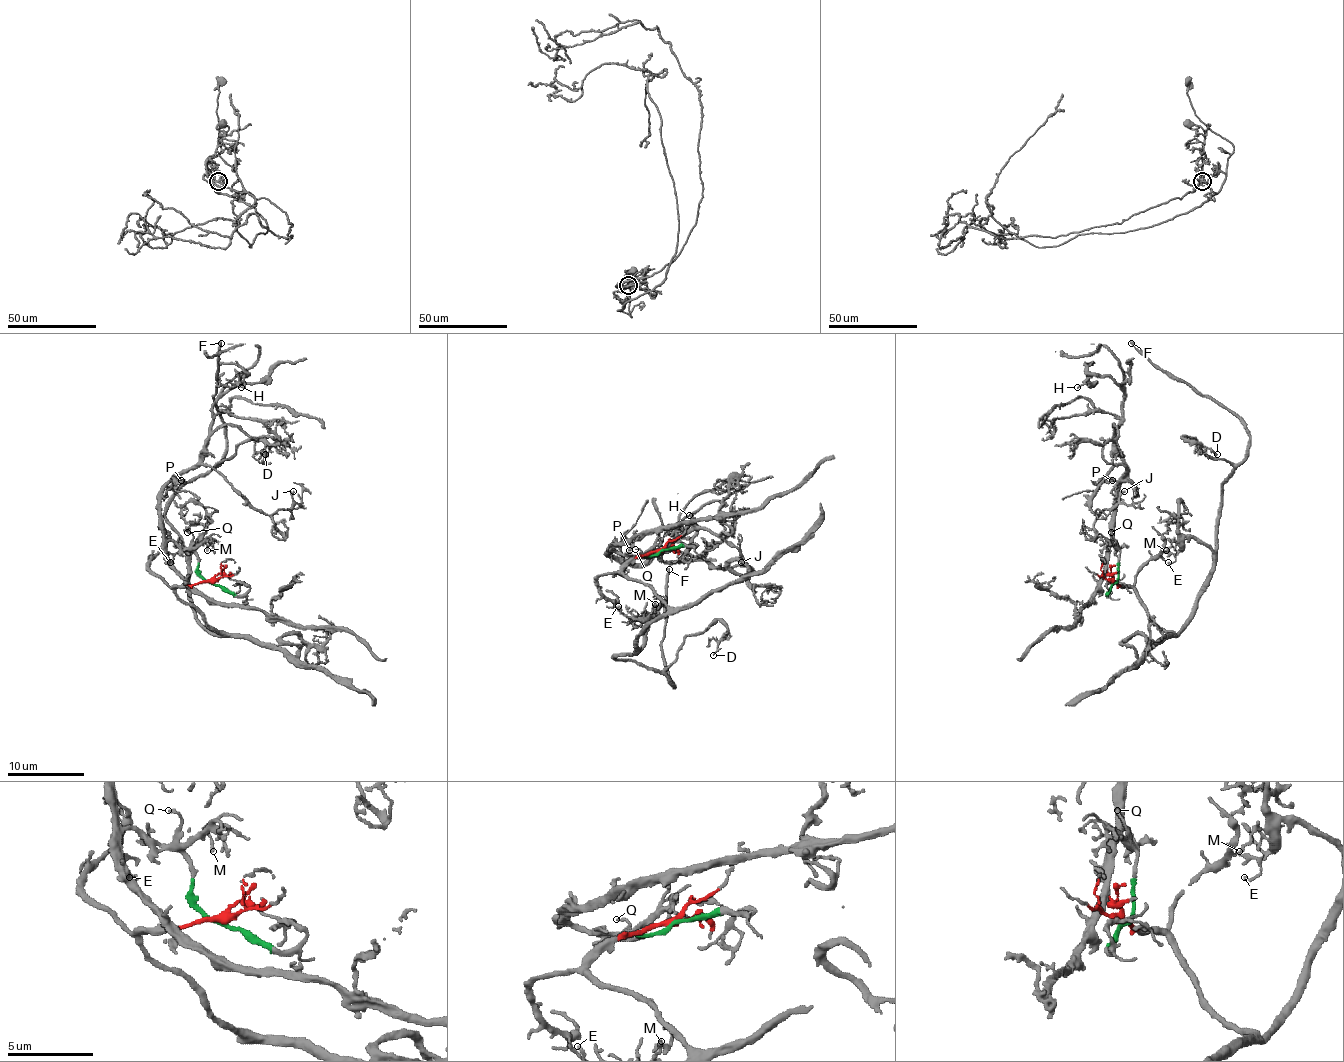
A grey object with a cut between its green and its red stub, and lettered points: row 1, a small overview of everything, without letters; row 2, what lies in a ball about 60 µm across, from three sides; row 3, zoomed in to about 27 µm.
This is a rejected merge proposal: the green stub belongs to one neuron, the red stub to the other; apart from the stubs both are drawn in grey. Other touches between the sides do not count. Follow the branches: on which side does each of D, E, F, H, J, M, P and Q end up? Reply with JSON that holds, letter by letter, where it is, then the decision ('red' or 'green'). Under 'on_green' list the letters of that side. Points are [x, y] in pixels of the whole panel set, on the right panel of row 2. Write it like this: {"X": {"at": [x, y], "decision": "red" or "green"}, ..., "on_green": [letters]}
{"D": {"at": [1217, 454], "decision": "red"}, "E": {"at": [1168, 562], "decision": "red"}, "F": {"at": [1131, 343], "decision": "red"}, "H": {"at": [1077, 387], "decision": "green"}, "J": {"at": [1124, 491], "decision": "green"}, "M": {"at": [1166, 550], "decision": "red"}, "P": {"at": [1112, 480], "decision": "green"}, "Q": {"at": [1111, 532], "decision": "green"}, "on_green": ["H", "J", "P", "Q"]}

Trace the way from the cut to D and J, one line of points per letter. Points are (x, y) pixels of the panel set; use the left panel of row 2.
D: (212, 583), (150, 569), (198, 540), (189, 550), (165, 504), (239, 446), (279, 440), (266, 454)
J: (212, 583), (196, 556), (165, 538), (160, 492), (200, 465), (273, 515), (287, 509), (292, 490)

